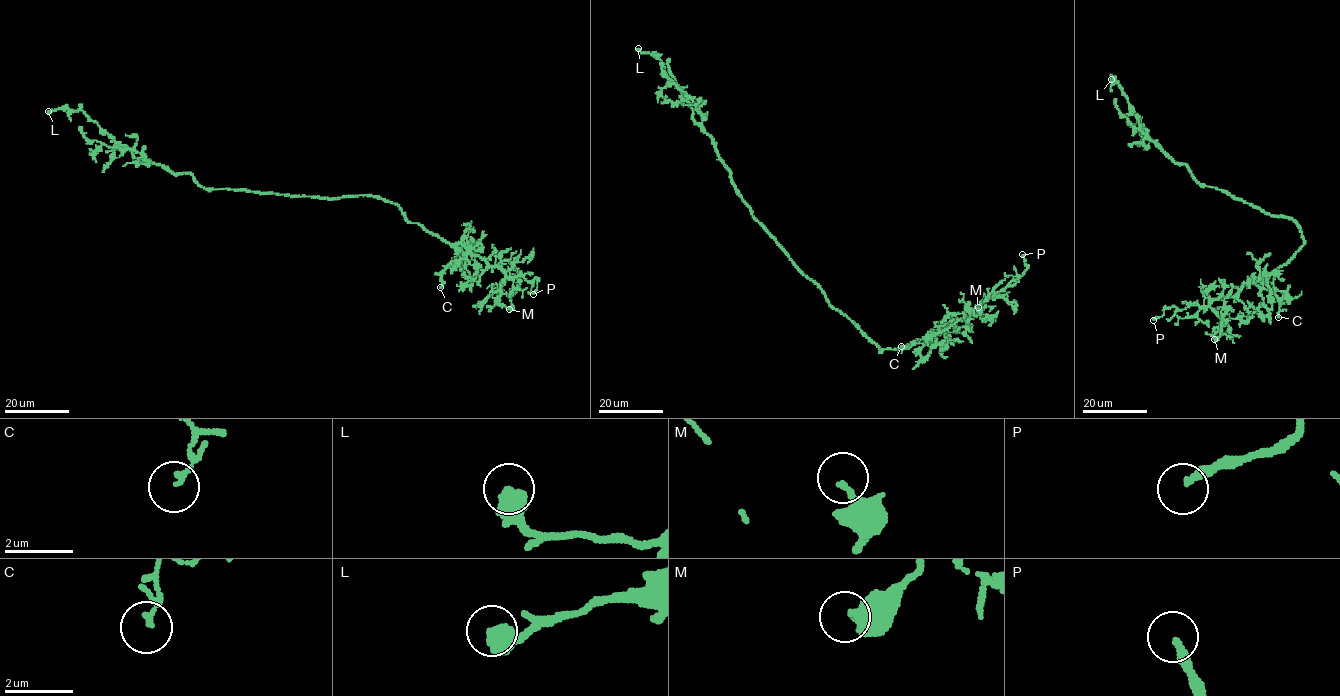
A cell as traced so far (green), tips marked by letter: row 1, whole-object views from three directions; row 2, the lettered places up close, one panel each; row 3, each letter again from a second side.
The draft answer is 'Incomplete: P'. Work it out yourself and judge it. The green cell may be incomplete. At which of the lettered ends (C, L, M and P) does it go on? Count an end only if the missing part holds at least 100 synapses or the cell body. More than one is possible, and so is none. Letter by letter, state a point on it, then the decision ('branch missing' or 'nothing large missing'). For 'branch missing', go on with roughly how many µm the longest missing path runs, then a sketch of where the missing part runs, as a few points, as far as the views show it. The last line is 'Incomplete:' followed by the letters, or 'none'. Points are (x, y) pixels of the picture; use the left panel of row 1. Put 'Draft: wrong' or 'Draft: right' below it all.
C: at (440, 287); nothing large missing
L: at (48, 111); nothing large missing
M: at (509, 309); nothing large missing
P: at (533, 294); branch missing; about 40 µm are missing; missing branch runs (533, 294), (523, 306), (520, 317), (523, 323), (536, 325), (556, 309), (564, 306), (575, 325)
Incomplete: P
Draft: right

